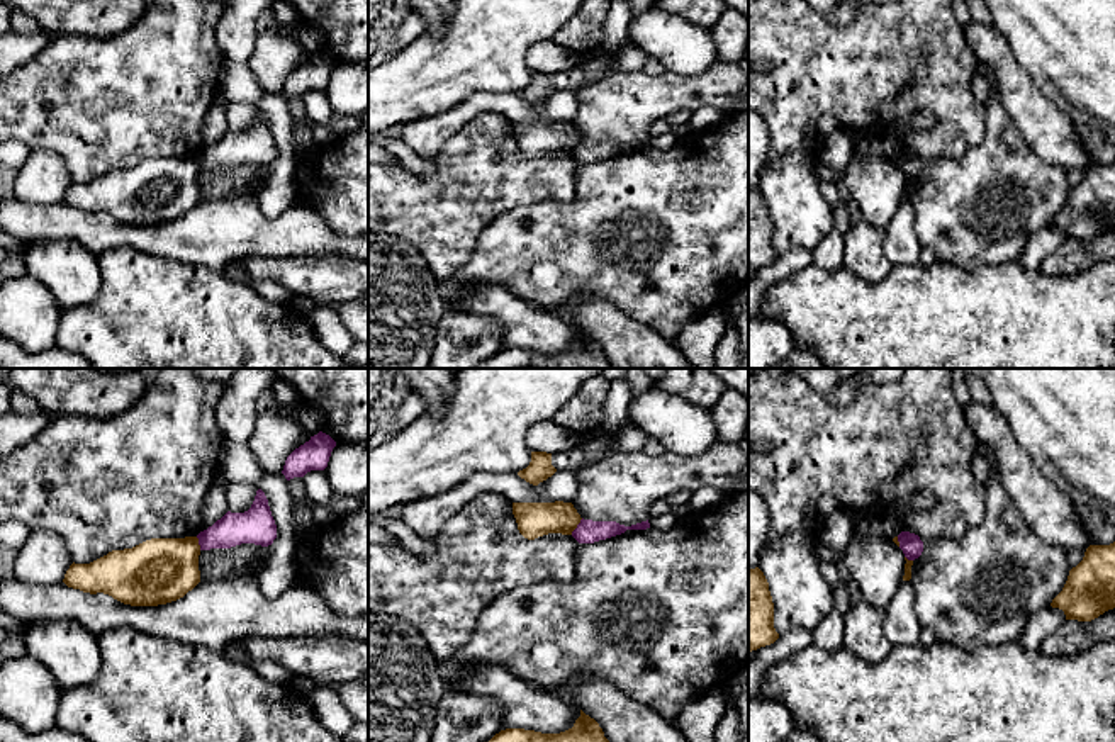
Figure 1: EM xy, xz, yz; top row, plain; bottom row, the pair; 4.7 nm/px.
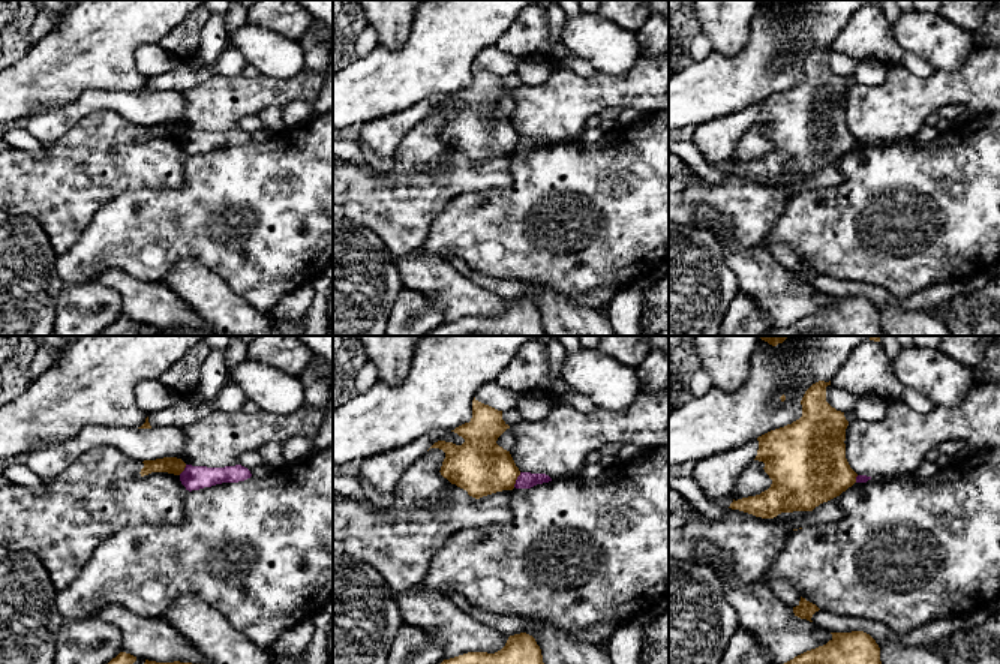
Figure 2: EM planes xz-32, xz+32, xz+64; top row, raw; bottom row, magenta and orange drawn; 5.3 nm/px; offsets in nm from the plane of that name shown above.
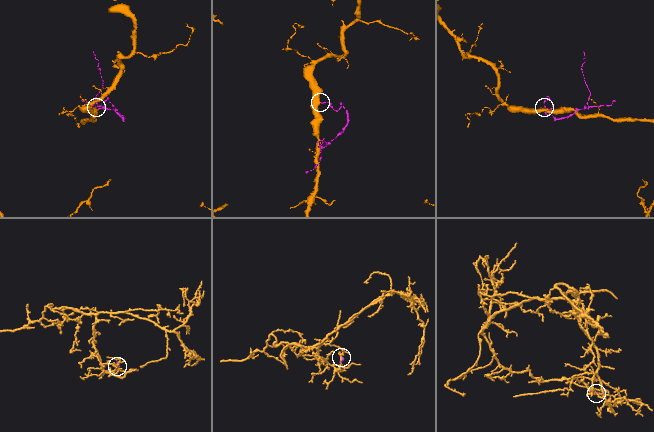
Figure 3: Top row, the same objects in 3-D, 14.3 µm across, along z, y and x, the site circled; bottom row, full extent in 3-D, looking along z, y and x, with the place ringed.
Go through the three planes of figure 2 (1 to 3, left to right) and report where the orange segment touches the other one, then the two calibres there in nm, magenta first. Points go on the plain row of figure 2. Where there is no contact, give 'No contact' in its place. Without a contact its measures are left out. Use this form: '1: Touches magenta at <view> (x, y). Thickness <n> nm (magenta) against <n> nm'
1: Touches magenta at xz-32 (185, 134). Thickness 130 nm (magenta) against 90 nm
2: Touches magenta at xz+32 (516, 144). Thickness 90 nm (magenta) against 300 nm
3: Touches magenta at xz+64 (856, 143). Thickness 50 nm (magenta) against 380 nm

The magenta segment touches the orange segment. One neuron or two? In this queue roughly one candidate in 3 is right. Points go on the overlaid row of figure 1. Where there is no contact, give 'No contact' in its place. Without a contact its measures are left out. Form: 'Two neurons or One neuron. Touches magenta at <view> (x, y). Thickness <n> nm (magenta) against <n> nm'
Two neurons. Touches magenta at xz (577, 527). Thickness 110 nm (magenta) against 160 nm

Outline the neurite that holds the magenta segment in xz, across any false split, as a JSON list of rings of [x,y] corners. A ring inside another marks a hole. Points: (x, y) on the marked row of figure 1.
[[[582,518],[577,528],[572,531],[572,537],[579,543],[594,543],[599,540],[606,540],[611,537],[621,535],[626,530],[647,530],[647,528],[650,528],[648,520],[631,525],[631,526],[625,526],[616,521],[592,521],[592,520]]]

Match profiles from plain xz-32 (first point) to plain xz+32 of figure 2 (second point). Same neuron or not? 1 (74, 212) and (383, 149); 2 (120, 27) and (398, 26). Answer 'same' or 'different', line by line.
1: different
2: different

